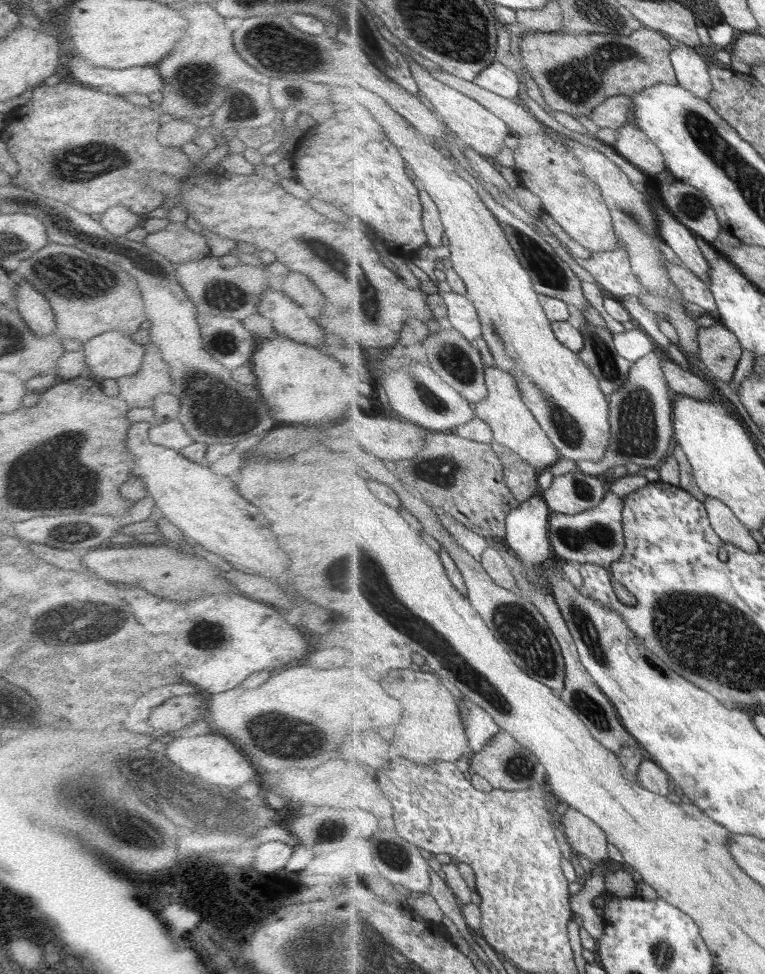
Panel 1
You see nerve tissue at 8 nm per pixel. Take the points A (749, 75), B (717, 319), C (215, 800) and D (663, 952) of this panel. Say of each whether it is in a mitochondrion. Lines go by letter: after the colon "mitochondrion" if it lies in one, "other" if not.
A: other
B: other
C: mitochondrion
D: mitochondrion

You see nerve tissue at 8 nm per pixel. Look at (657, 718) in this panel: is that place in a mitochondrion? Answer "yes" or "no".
no

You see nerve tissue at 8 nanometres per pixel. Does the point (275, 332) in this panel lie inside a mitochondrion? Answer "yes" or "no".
no

